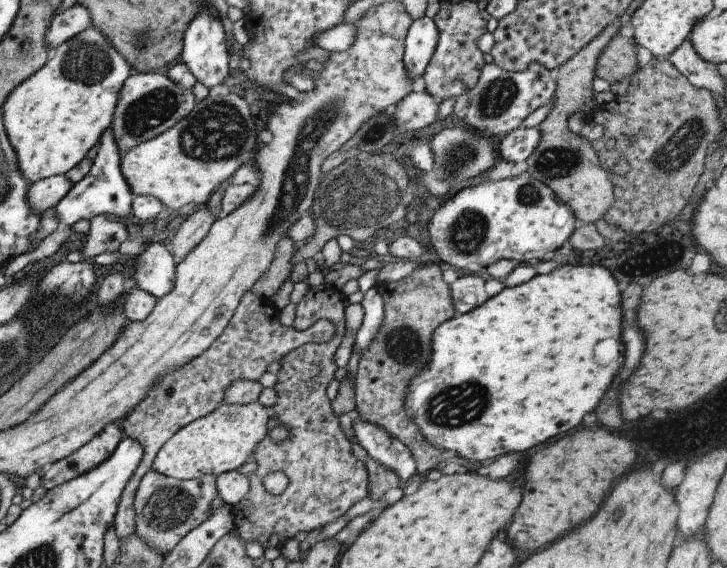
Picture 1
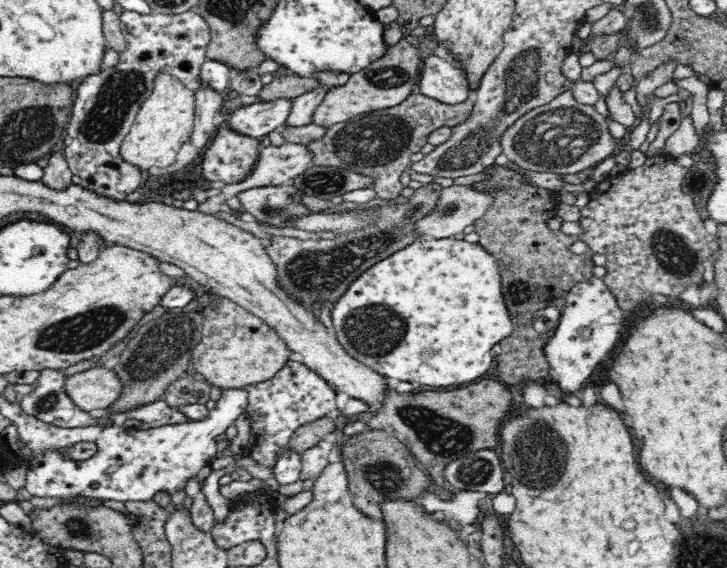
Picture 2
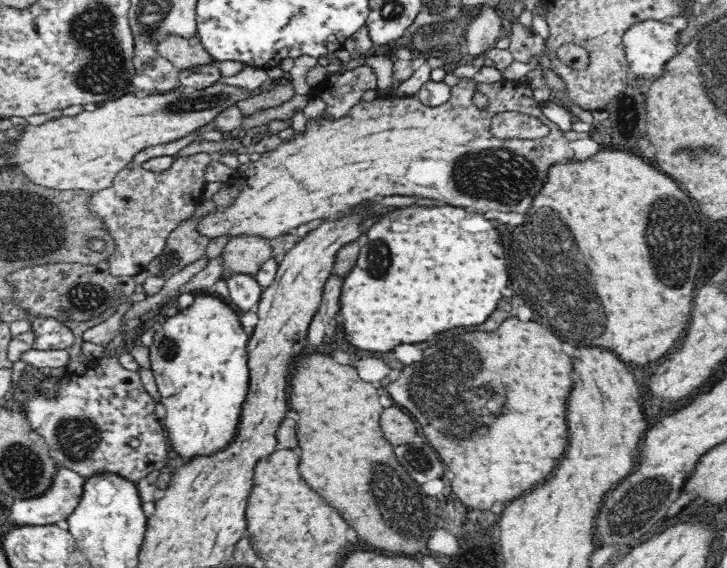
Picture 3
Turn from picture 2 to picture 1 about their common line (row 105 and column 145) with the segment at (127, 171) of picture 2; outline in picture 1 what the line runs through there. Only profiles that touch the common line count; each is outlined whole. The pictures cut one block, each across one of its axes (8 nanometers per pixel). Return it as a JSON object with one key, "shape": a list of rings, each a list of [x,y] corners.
{"shape":[[[161,72],[129,74],[127,80],[123,82],[122,90],[119,90],[119,98],[115,102],[110,124],[119,153],[127,152],[133,146],[165,132],[181,118],[185,118],[195,103],[189,88],[183,90],[179,84],[171,82],[171,79]]]}

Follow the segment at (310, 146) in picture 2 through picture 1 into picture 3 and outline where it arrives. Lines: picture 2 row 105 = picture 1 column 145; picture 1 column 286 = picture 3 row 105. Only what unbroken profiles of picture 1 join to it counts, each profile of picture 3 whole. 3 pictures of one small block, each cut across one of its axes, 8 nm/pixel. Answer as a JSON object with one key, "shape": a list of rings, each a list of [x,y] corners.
{"shape":[[[367,64],[358,66],[343,74],[334,73],[326,78],[317,87],[312,88],[313,96],[319,96],[326,102],[325,113],[331,118],[342,118],[344,114],[350,112],[350,108],[362,98],[364,90],[370,90],[370,88],[376,89],[377,74],[375,70]]]}

